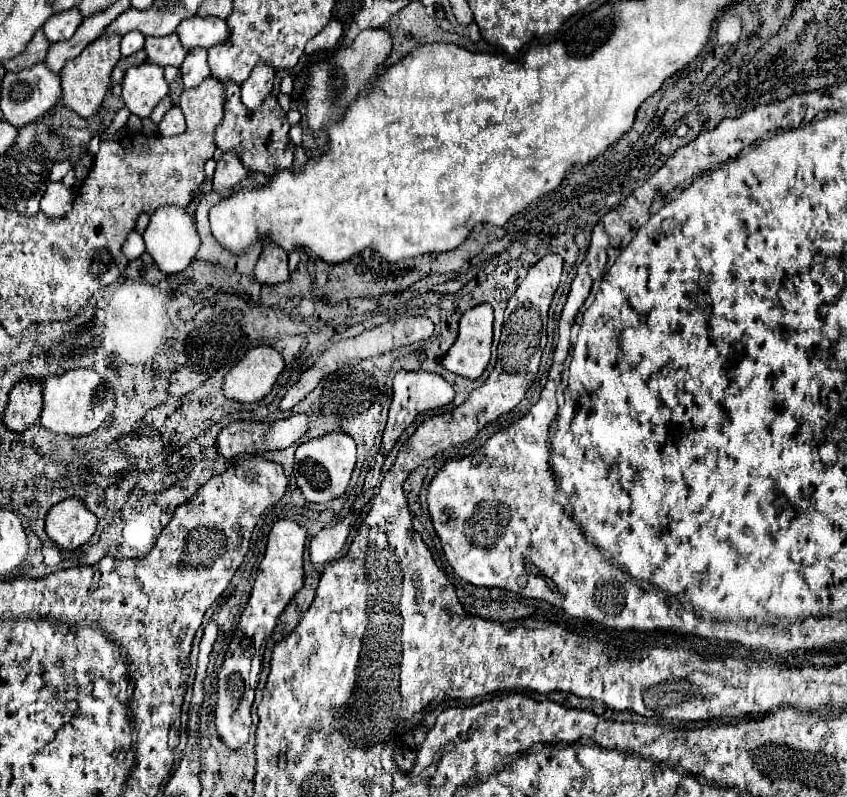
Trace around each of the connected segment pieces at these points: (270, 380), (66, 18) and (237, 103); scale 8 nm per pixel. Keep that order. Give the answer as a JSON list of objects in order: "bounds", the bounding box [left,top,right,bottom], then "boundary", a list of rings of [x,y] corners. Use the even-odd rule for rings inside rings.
[{"bounds":[223,346,285,402],"boundary":[[[273,346],[249,348],[245,358],[239,360],[223,380],[223,392],[237,402],[259,402],[275,386],[285,362]]]},{"bounds":[43,8,81,42],"boundary":[[[71,8],[71,10],[65,10],[65,12],[59,12],[59,14],[53,14],[47,18],[45,26],[43,26],[43,32],[47,36],[49,42],[61,42],[61,40],[69,40],[77,26],[81,24],[81,14],[77,8]]]},{"bounds":[215,80,293,176],"boundary":[[[233,80],[223,82],[225,88],[225,106],[223,106],[223,120],[215,130],[215,144],[223,152],[235,152],[243,166],[251,172],[263,172],[265,176],[273,176],[277,170],[291,168],[293,162],[293,144],[287,136],[287,112],[279,106],[277,98],[267,96],[263,106],[257,110],[247,110],[241,102],[241,86]]]}]

